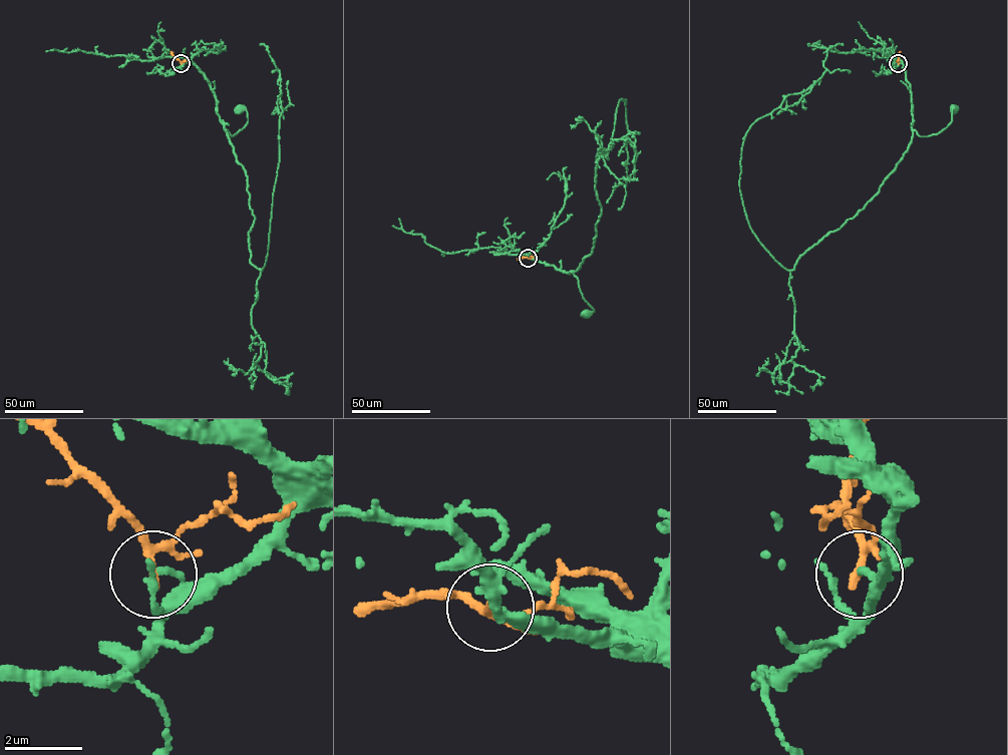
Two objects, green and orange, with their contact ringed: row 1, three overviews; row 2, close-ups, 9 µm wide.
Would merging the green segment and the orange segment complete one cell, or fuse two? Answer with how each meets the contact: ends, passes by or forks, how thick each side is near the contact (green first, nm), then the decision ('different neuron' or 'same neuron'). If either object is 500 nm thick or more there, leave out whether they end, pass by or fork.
green ends; orange forks; calibres 170 and 150 nm; different neuron

